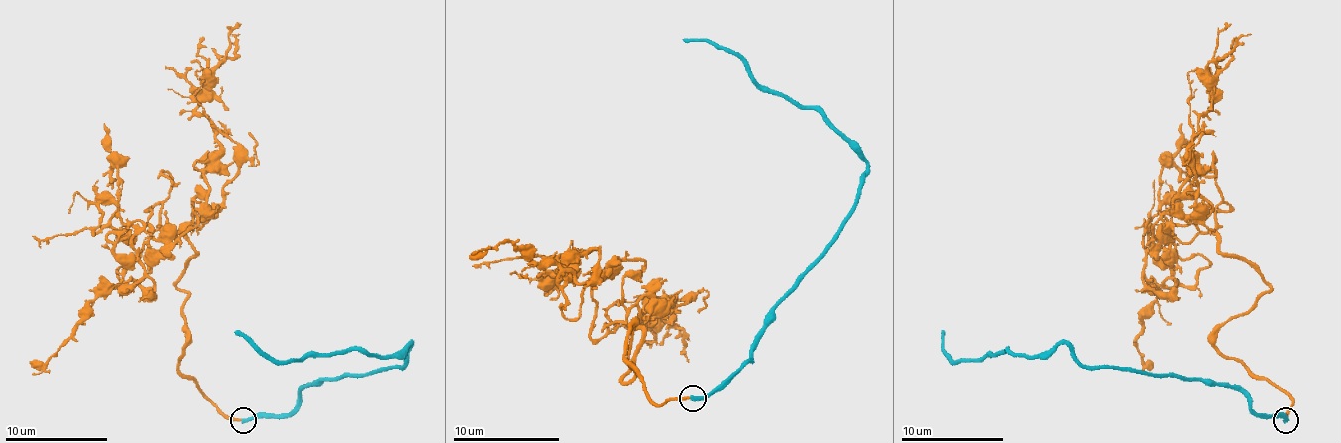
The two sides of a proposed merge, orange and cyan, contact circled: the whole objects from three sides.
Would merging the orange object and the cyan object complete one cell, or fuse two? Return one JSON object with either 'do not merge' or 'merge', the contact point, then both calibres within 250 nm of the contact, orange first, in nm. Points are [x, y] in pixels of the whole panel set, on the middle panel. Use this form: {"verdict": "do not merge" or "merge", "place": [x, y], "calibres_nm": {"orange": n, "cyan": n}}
{"verdict": "do not merge", "place": [692, 398], "calibres_nm": {"orange": 190, "cyan": 320}}

